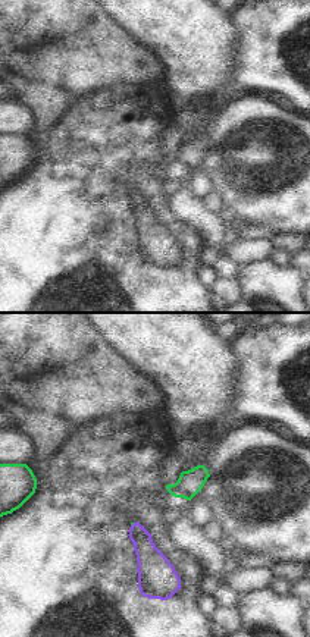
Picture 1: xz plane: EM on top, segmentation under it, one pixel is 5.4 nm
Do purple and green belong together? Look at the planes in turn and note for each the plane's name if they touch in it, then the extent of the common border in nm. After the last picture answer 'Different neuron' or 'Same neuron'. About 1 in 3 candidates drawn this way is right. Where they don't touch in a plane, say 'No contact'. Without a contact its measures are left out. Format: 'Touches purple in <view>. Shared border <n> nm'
Touches purple in xz. Shared border 30 nm

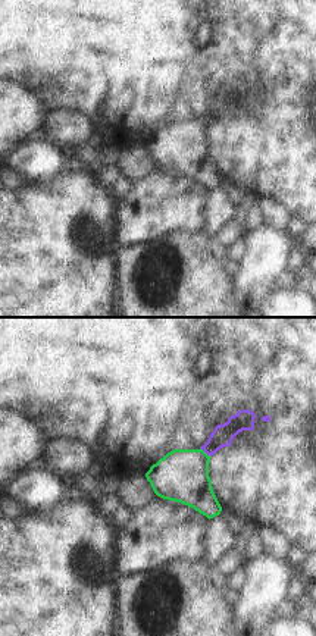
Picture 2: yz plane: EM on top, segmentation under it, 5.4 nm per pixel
Touches purple in yz. Shared border 70 nm

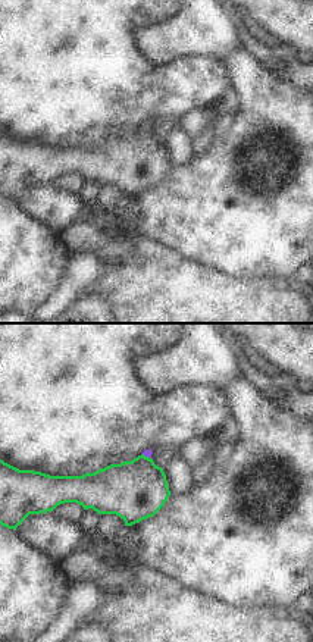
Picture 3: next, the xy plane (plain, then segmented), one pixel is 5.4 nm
Touches purple in xy. Shared border 60 nm

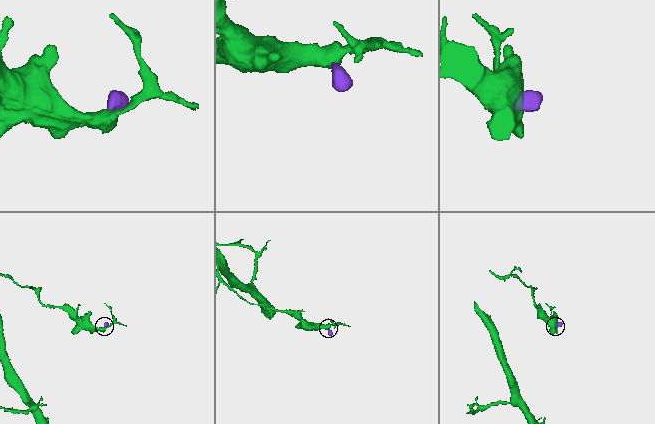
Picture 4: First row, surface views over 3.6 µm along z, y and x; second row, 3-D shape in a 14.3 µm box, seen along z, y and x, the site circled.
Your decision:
Same neuron

